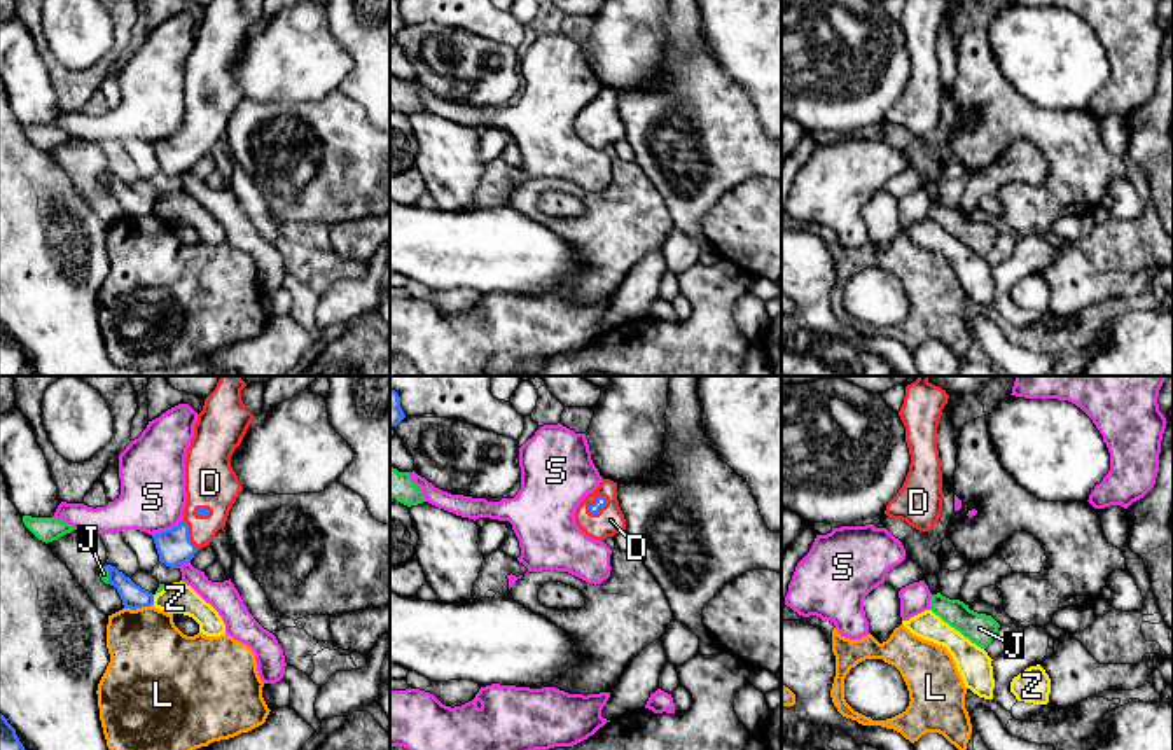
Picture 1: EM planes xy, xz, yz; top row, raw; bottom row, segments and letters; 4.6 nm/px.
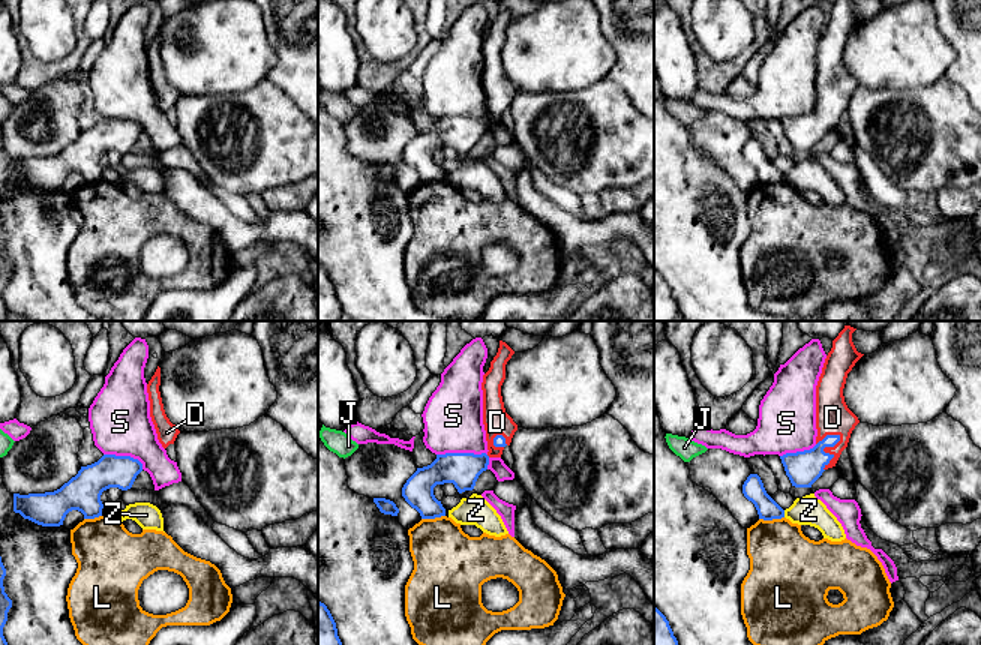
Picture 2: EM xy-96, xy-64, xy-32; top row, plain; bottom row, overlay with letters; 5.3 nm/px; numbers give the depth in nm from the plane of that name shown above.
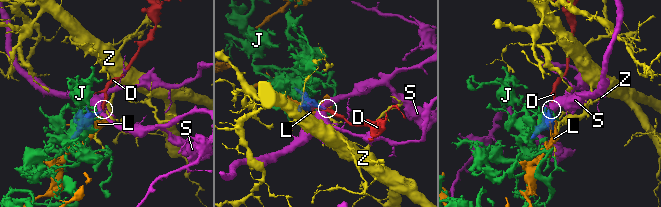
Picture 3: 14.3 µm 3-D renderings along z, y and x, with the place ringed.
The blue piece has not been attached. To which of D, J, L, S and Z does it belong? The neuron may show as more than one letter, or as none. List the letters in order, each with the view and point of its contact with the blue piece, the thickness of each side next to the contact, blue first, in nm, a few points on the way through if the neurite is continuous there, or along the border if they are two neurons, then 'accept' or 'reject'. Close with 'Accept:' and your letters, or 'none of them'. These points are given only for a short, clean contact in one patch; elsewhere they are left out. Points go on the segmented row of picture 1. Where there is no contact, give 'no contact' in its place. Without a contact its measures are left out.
D: contact xz (591, 504); calibres 50 and 130 nm; way xz (600, 502), (591, 504), (595, 516), (610, 520); accept
J: contact xy (109, 576); calibres 110 and 50 nm; reject
L: contact xy (138, 607); calibres 110 and 380 nm; reject
S: contact xy (166, 530); calibres 160 and 300 nm; reject
Z: contact xy (152, 600); calibres 110 and 140 nm; border xy (152, 595), (154, 604); reject
Accept: D

